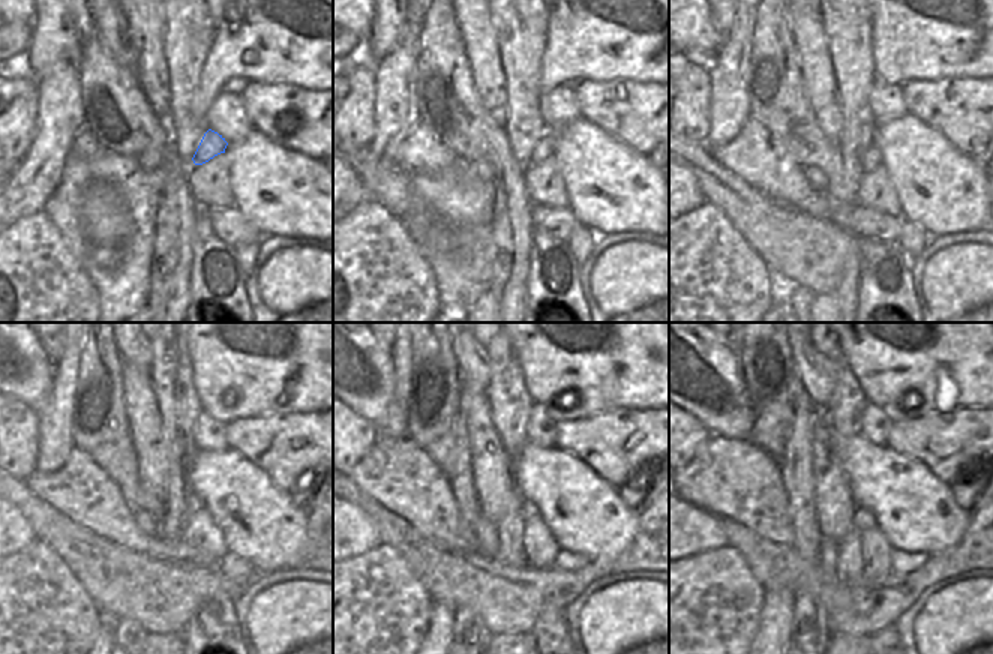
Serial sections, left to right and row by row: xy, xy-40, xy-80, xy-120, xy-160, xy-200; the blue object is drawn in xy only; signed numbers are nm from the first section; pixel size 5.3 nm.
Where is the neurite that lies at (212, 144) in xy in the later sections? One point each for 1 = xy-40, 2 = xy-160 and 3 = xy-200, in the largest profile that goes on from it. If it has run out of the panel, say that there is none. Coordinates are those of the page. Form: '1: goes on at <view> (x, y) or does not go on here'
1: goes on at xy-40 (543, 149)
2: goes on at xy-160 (528, 510)
3: goes on at xy-200 (863, 519)

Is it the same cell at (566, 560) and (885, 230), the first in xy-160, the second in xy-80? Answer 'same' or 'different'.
different

